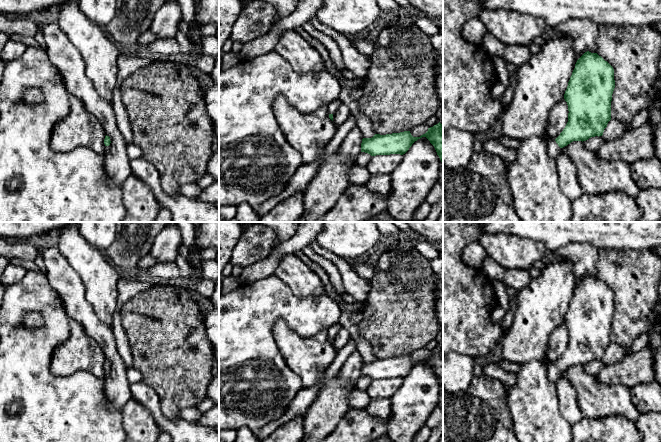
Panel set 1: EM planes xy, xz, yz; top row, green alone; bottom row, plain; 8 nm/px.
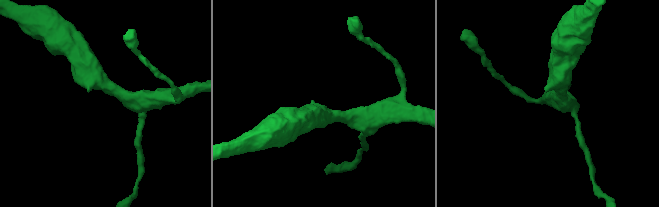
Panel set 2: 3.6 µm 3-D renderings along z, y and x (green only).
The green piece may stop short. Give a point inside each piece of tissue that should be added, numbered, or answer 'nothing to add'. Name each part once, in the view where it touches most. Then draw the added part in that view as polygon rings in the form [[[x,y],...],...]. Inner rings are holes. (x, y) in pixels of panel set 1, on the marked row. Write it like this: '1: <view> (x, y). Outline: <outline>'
1: yz (553, 149). Outline: [[[547,139],[546,142],[547,142],[547,151],[549,156],[551,158],[556,158],[561,148],[553,139]]]

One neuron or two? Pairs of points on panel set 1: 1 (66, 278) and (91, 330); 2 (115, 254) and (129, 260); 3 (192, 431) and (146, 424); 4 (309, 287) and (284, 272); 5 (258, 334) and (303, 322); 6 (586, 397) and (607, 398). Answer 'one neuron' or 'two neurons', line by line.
1: one neuron
2: one neuron
3: two neurons
4: one neuron
5: one neuron
6: one neuron

